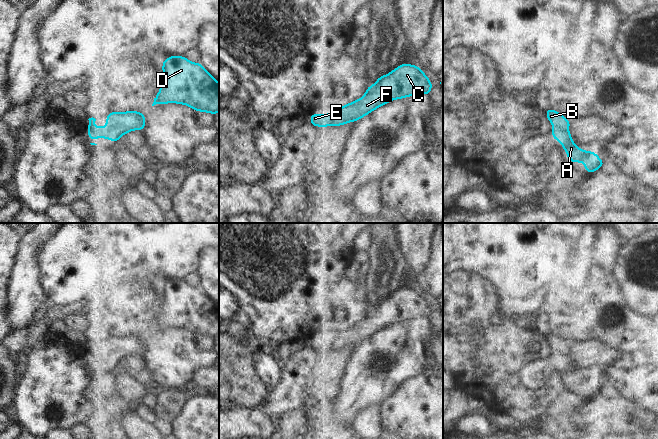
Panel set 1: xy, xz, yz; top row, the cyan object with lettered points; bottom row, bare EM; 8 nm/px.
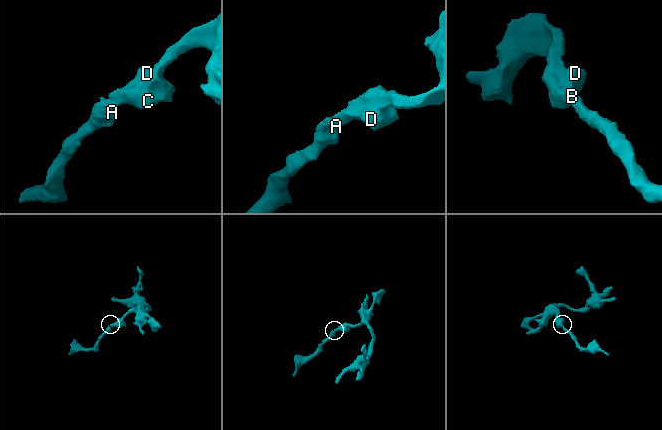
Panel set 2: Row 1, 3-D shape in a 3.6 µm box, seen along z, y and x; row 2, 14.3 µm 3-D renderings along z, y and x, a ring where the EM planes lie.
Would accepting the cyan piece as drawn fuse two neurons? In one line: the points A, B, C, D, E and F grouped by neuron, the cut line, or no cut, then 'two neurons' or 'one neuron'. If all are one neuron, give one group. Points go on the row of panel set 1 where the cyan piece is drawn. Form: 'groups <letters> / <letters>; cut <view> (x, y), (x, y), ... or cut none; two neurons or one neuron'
groups A B C D E F; cut none; one neuron

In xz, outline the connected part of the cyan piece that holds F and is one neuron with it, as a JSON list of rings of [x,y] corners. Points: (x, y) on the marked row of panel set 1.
[[[402,63],[385,76],[379,76],[373,86],[367,86],[366,93],[360,99],[336,108],[331,114],[311,113],[311,125],[340,126],[358,121],[382,105],[408,96],[418,94],[431,95],[432,83],[420,66]]]

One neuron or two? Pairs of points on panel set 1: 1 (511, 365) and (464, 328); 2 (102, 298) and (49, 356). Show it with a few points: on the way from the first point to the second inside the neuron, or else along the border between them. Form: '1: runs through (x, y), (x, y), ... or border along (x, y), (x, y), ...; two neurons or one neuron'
1: runs through (499, 353), (476, 330); one neuron
2: border along (65, 327), (78, 336); two neurons

